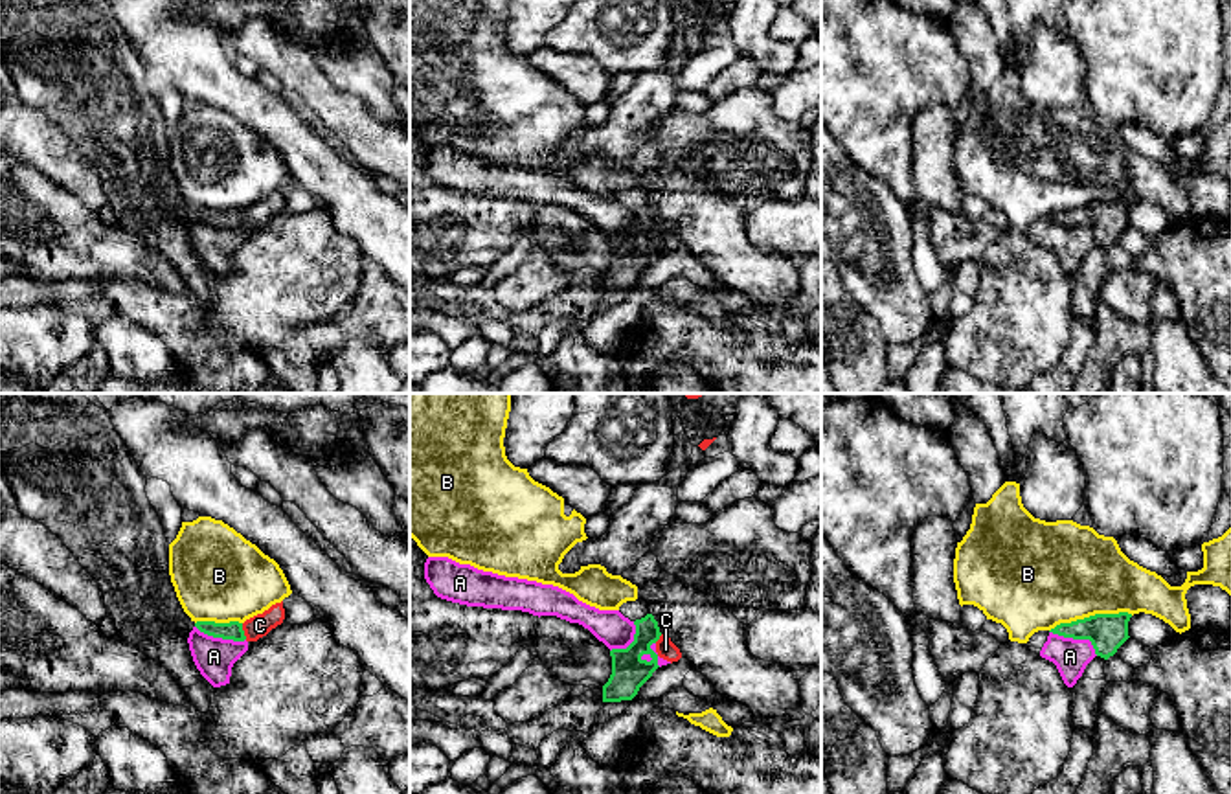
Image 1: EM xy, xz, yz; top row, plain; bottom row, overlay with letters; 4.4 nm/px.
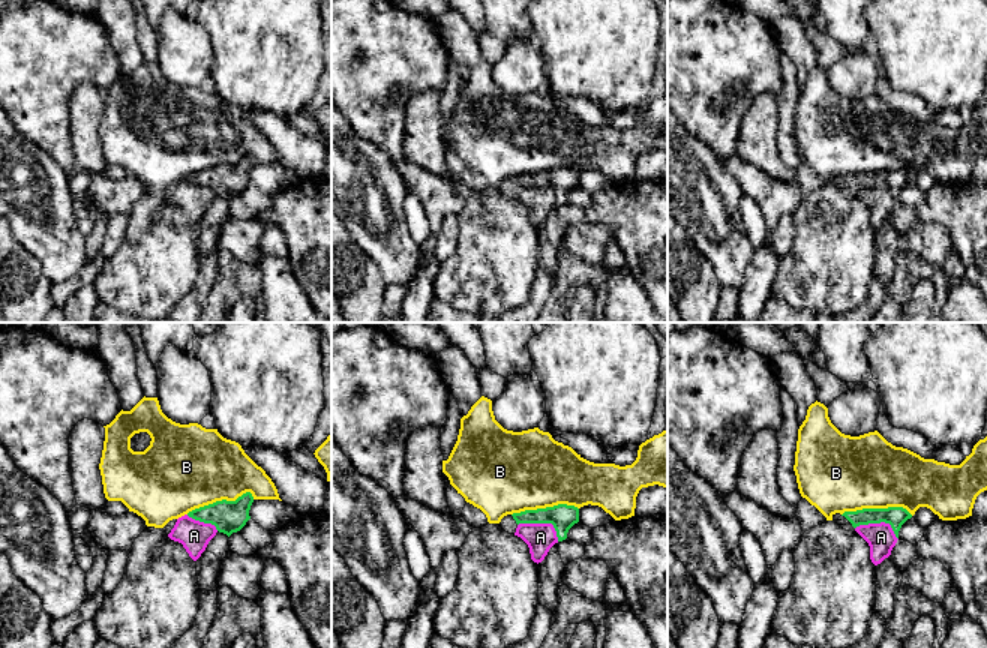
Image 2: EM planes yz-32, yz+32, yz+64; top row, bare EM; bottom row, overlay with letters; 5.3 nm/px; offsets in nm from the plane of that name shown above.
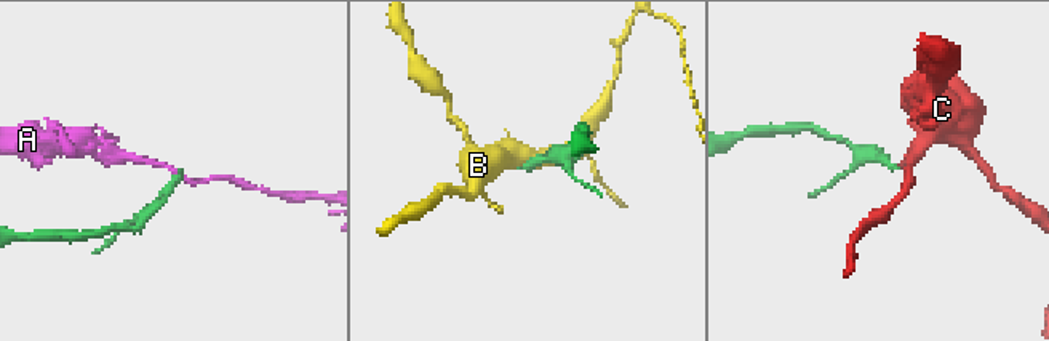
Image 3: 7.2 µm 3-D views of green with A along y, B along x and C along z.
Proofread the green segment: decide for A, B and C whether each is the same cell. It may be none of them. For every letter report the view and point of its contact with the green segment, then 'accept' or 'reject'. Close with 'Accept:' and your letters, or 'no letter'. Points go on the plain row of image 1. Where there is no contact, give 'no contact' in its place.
A: yz (1077, 226) | reject
B: yz (1090, 204) | reject
C: xy (243, 219) | accept
Accept: C

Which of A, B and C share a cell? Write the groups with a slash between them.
A / B / C

